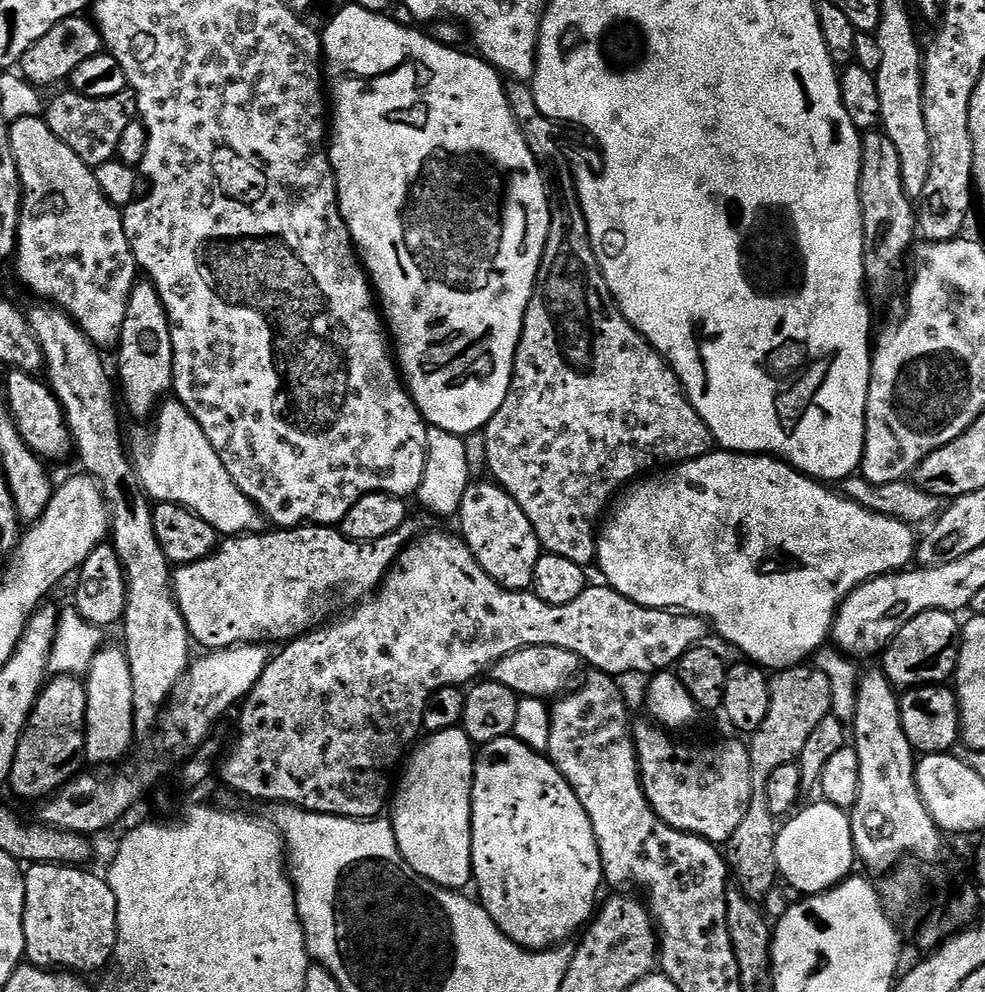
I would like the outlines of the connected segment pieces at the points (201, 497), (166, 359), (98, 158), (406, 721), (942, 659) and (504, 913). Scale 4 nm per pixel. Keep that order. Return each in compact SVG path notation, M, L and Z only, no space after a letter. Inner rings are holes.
M175 398L169 399L159 409L155 420L152 449L138 464L140 485L147 492L148 499L177 504L198 514L198 518L210 522L216 533L224 538L265 531L264 513L246 498L246 494L242 494L242 490L238 490L238 486L234 486L234 478L230 478L226 466L222 466L222 458L218 458L214 446L210 446L210 438L202 434L202 426L198 426L184 405Z
M147 278L133 286L130 302L126 302L126 318L122 321L118 351L120 357L116 360L115 371L118 373L118 388L122 393L123 407L128 407L140 420L146 419L148 415L151 417L172 392L174 342L172 323L168 320L166 306L162 306L158 290Z
M65 90L46 104L46 119L52 133L62 138L62 142L66 142L66 146L70 146L70 150L74 150L74 154L93 170L108 160L117 159L118 141L122 139L126 126L130 126L137 116L136 93L131 90L110 98L90 98L86 94Z
M432 532L429 536L419 536L417 535L415 539L404 545L404 550L396 559L394 567L384 577L384 583L372 593L370 598L357 603L353 607L356 609L349 616L342 617L337 624L328 622L310 632L305 632L302 636L297 636L295 640L285 643L281 647L284 649L277 656L275 653L269 659L262 678L258 678L252 691L242 701L242 707L239 709L239 712L241 711L240 725L236 728L236 741L233 742L228 757L224 756L218 764L218 776L220 772L221 778L234 791L241 792L242 795L249 796L252 800L280 800L276 802L284 806L302 808L305 812L321 812L327 816L345 816L351 820L375 820L383 813L380 812L383 808L385 811L389 807L394 773L401 761L405 759L409 749L417 743L416 735L421 735L424 726L422 714L426 710L426 702L430 698L430 694L434 694L434 690L471 685L477 678L483 677L506 654L512 654L530 646L558 646L562 650L570 650L576 653L585 665L607 672L609 676L617 678L623 678L627 672L655 674L679 664L680 659L689 650L703 645L707 641L704 639L707 638L708 632L710 636L710 625L700 616L690 616L683 610L647 608L634 603L630 598L618 594L613 588L607 586L599 586L600 588L589 586L584 589L582 594L578 594L578 598L574 598L574 602L570 602L566 606L550 606L546 602L542 602L542 598L538 598L536 593L531 590L515 592L504 588L498 582L494 582L494 578L490 578L490 574L486 574L486 570L482 570L482 566L478 566L474 554L468 548L468 543L459 535L453 534L451 536L448 532Z
M923 612L918 618L906 622L882 653L882 671L893 688L907 690L922 684L951 681L959 662L961 629L961 621L950 612Z
M513 735L503 736L483 745L476 758L476 769L472 775L472 879L474 888L480 891L479 903L484 905L490 918L513 942L525 950L543 950L563 945L567 941L564 940L567 936L575 937L591 921L598 908L596 895L604 884L604 871L594 826L590 826L590 818L586 810L582 810L582 802L578 802L578 794L574 794L570 782L562 778L562 774L553 766L547 755L536 752Z

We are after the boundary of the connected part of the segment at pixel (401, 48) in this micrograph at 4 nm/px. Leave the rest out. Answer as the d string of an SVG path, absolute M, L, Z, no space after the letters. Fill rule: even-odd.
M355 2L339 9L333 16L336 17L329 22L328 29L323 29L322 32L322 60L326 65L326 84L330 89L330 100L331 103L332 100L336 103L333 108L332 105L330 108L328 157L332 163L332 173L336 176L336 197L340 200L340 213L350 230L352 242L358 249L358 255L368 273L368 279L372 281L375 295L378 297L379 307L382 309L383 319L386 321L387 331L390 333L391 343L394 345L395 359L398 361L398 367L403 379L406 381L408 391L412 394L412 400L415 402L416 408L424 415L425 421L431 427L441 428L442 430L449 431L450 434L467 438L479 433L488 425L490 418L494 418L494 414L498 414L498 406L502 406L502 402L506 402L506 394L512 388L512 367L516 361L516 347L520 345L524 315L528 309L532 291L536 289L536 275L540 269L542 254L546 246L546 238L550 230L550 214L552 213L552 206L548 203L550 189L545 181L540 163L534 158L526 138L522 138L522 130L510 110L505 81L502 79L501 73L497 72L492 65L487 64L479 55L471 54L472 56L467 56L466 53L459 52L456 48L447 48L446 45L439 44L438 41L431 40L430 37L423 36L422 33L415 32L414 29L407 28L406 25L399 24L396 20L391 20L391 15L359 8Z

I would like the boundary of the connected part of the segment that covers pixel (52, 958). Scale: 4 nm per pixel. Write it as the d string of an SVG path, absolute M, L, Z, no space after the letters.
M33 864L24 872L24 951L27 963L51 970L71 970L77 974L89 974L109 967L116 954L118 902L103 875L95 876L92 872L84 871L88 870L66 864Z

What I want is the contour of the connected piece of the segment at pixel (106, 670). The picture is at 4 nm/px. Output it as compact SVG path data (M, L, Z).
M101 647L100 652L94 654L84 680L86 690L84 755L87 763L92 766L112 766L123 761L125 759L123 756L132 748L132 740L137 739L134 681L130 678L128 654L123 647L108 647Z

